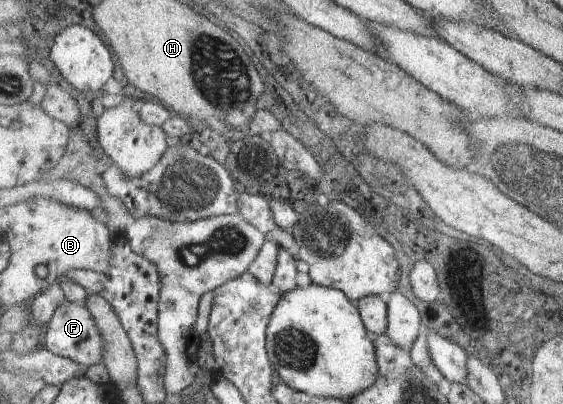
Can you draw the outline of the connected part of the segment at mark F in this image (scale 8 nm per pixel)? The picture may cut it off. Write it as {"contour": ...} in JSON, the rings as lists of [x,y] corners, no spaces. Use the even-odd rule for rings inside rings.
{"contour":[[[66,299],[59,304],[55,316],[48,324],[44,335],[44,347],[56,355],[70,358],[83,367],[103,363],[105,341],[97,328],[93,315],[87,311],[82,303],[71,302]]]}

